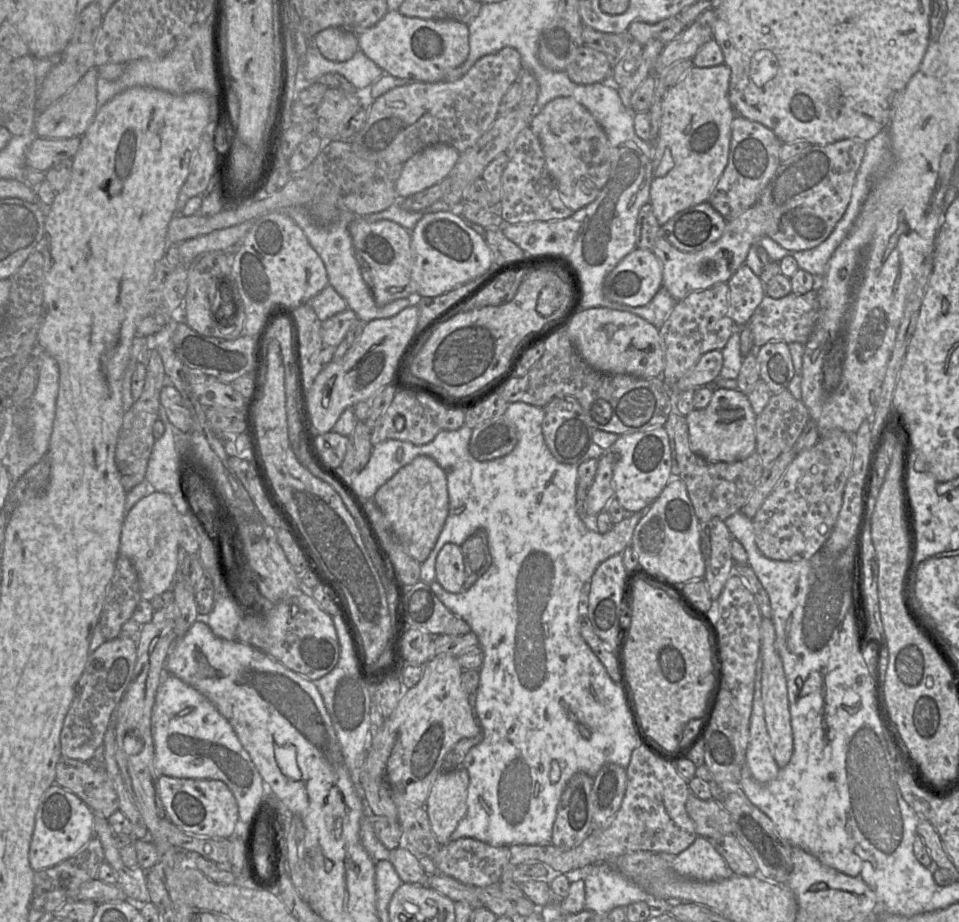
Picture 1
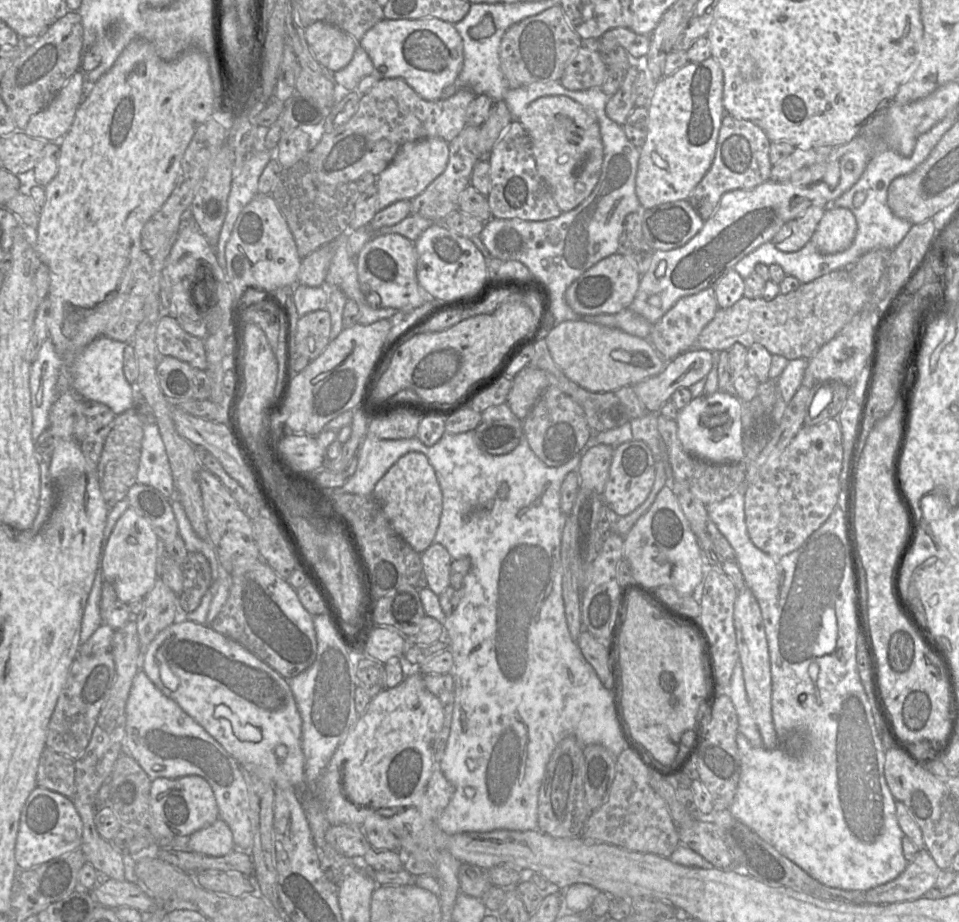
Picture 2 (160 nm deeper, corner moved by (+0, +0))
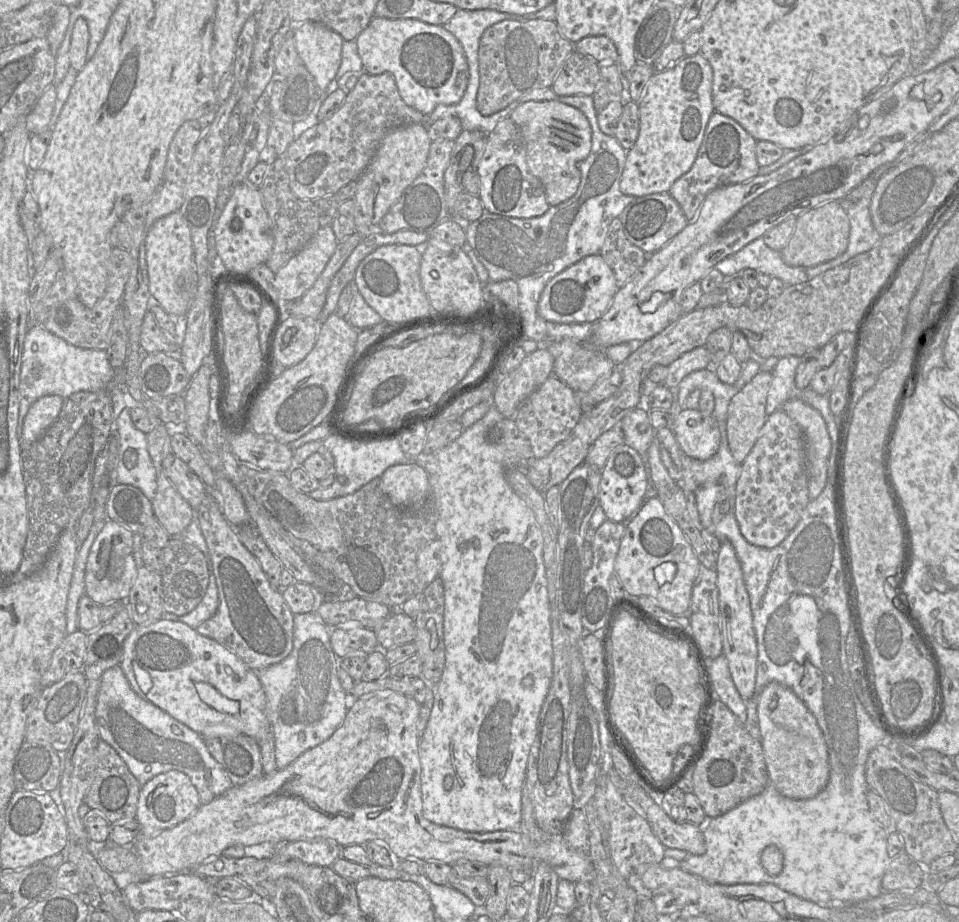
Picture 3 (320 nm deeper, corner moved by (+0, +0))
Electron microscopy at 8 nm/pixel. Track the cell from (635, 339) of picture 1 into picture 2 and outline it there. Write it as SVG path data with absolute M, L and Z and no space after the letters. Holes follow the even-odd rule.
M567 320L551 325L541 338L545 338L549 352L563 373L573 382L591 392L608 392L634 384L659 374L666 365L648 338L641 338L618 328L606 327L584 320Z

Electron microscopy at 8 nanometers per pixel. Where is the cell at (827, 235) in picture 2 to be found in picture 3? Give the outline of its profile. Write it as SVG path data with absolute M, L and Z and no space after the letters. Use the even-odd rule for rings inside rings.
M829 201L796 217L794 233L780 251L781 257L790 266L816 266L842 255L847 249L849 236L850 222L845 208L839 201Z

